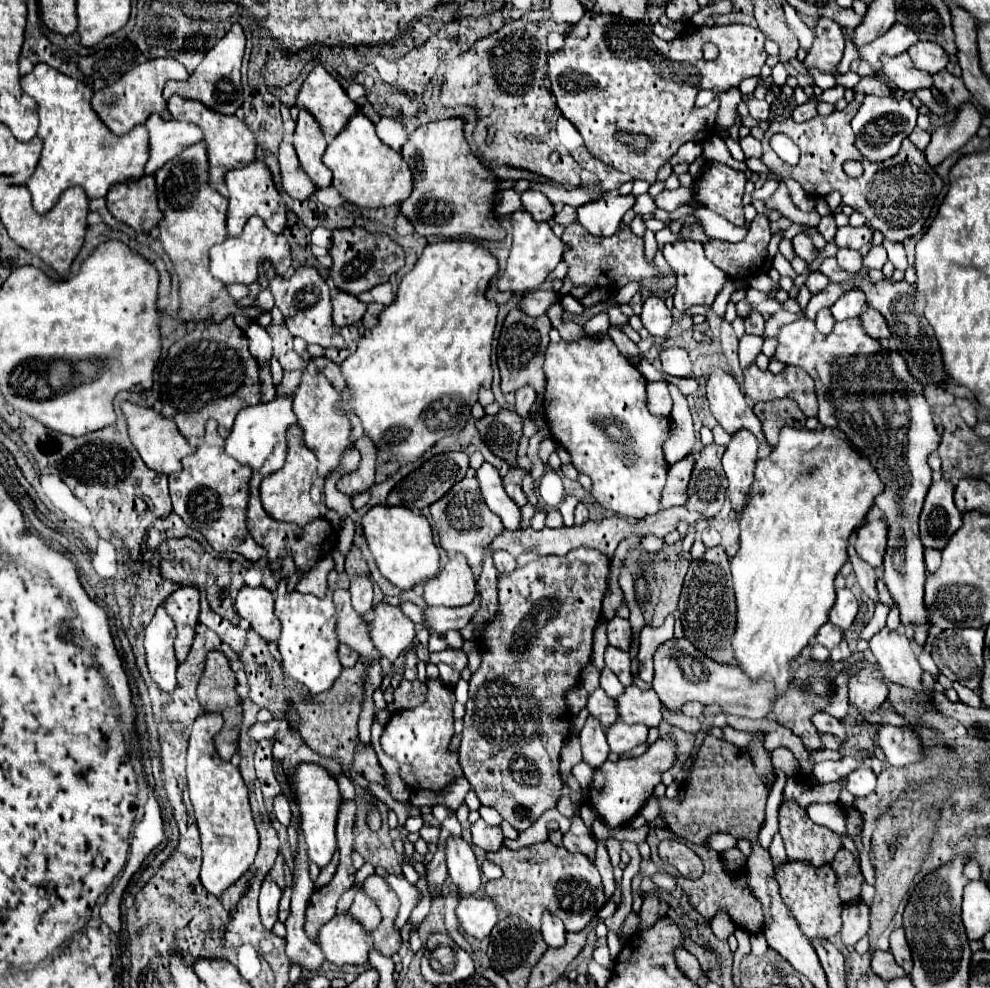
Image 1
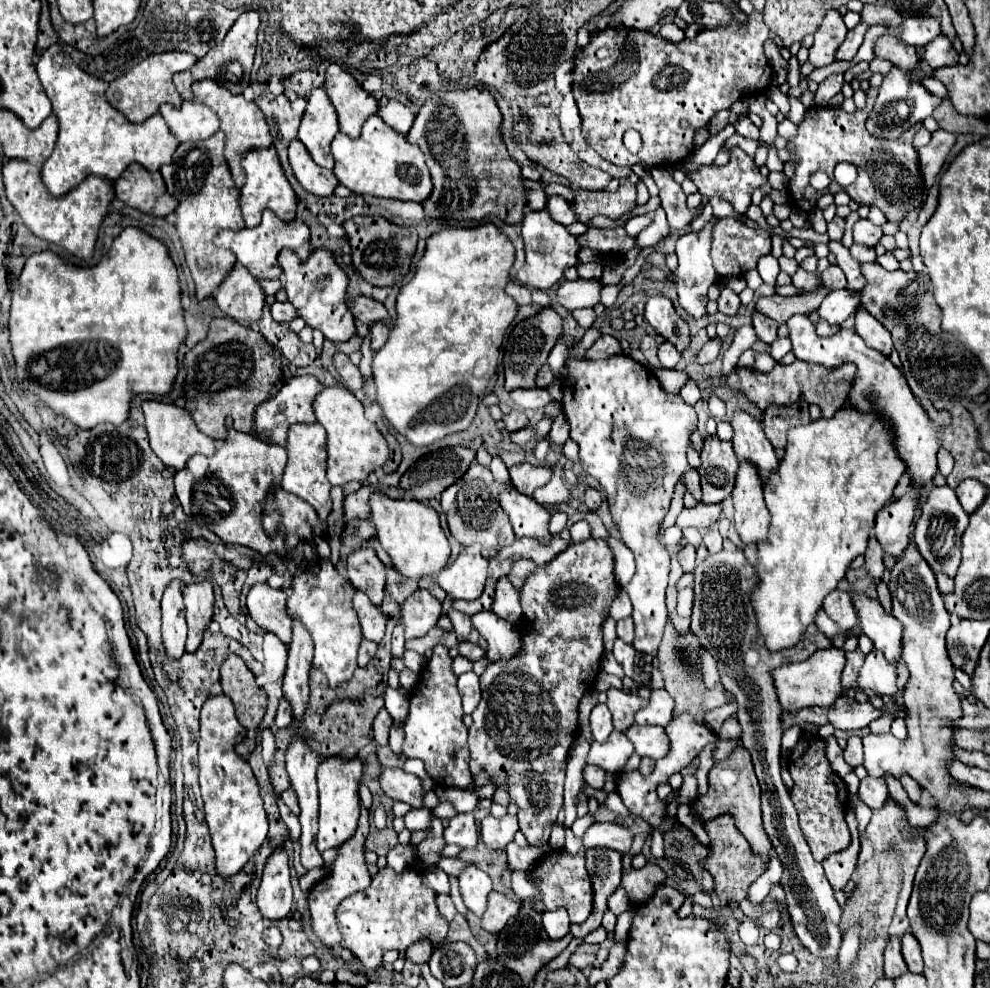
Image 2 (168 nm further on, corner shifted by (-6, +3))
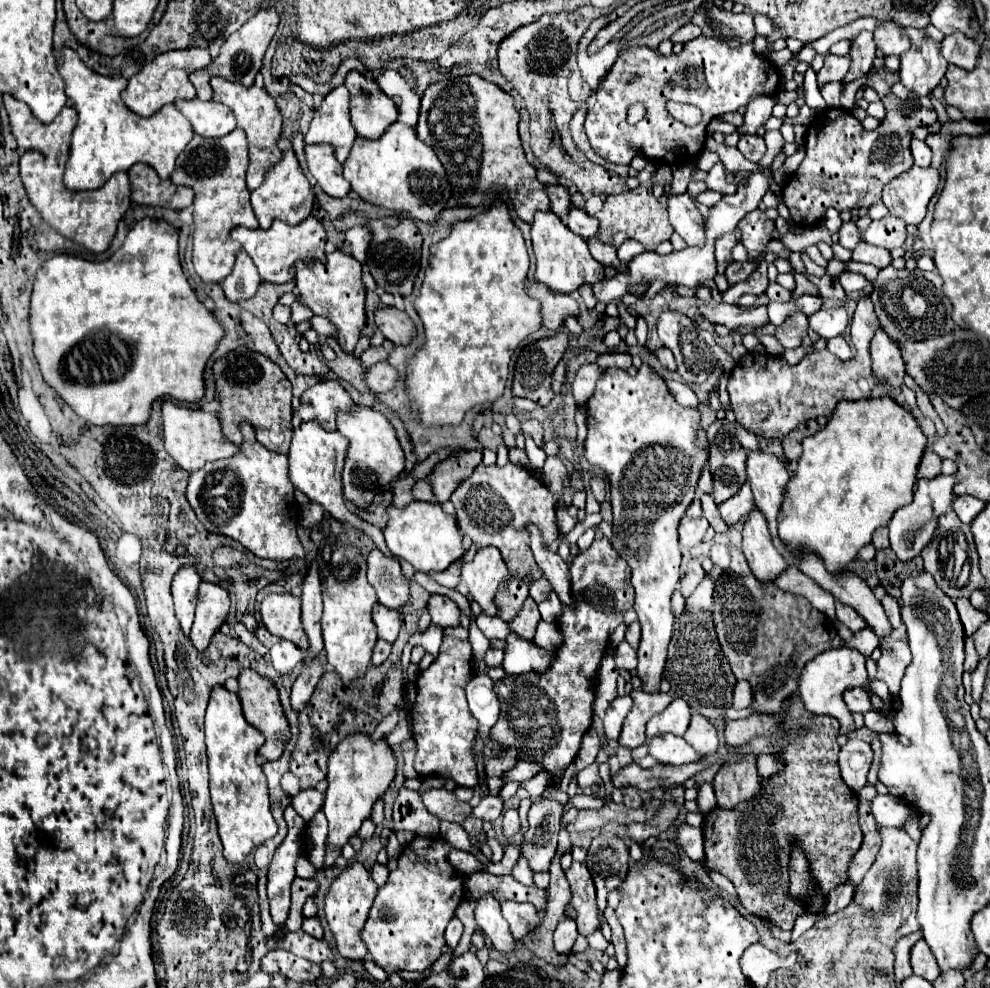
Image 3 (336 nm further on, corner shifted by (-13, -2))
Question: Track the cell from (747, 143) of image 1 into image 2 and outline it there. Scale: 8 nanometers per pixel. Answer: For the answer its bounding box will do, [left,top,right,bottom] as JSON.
[735,115,759,141]

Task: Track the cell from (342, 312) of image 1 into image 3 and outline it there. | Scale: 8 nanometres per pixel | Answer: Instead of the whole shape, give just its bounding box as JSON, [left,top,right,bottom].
[374,306,414,344]

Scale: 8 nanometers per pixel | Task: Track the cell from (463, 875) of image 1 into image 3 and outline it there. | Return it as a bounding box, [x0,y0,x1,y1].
[474,894,514,952]

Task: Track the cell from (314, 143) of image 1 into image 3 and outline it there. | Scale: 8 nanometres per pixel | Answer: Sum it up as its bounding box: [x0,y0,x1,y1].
[306,86,356,164]

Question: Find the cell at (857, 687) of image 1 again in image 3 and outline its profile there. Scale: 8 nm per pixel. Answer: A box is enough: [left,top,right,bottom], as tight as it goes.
[876,640,910,696]

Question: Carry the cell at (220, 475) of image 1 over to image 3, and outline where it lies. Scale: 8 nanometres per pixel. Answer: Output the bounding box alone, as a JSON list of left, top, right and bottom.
[186,424,304,558]

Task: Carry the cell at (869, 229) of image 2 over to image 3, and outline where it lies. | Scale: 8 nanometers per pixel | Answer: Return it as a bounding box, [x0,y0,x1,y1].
[862,216,906,248]

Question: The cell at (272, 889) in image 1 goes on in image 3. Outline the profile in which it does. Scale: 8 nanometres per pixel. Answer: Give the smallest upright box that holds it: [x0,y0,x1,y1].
[268,806,306,926]

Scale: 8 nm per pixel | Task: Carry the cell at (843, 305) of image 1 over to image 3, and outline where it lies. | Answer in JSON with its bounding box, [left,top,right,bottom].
[808,306,848,338]

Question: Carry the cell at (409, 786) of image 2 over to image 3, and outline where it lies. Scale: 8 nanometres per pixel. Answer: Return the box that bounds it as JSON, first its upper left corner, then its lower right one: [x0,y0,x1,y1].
[420,788,472,824]

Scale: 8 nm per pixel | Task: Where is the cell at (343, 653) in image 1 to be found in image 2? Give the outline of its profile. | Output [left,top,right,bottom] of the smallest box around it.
[359,639,377,667]

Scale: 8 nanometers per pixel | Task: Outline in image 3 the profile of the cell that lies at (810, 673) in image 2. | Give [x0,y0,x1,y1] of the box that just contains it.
[796,646,896,735]

